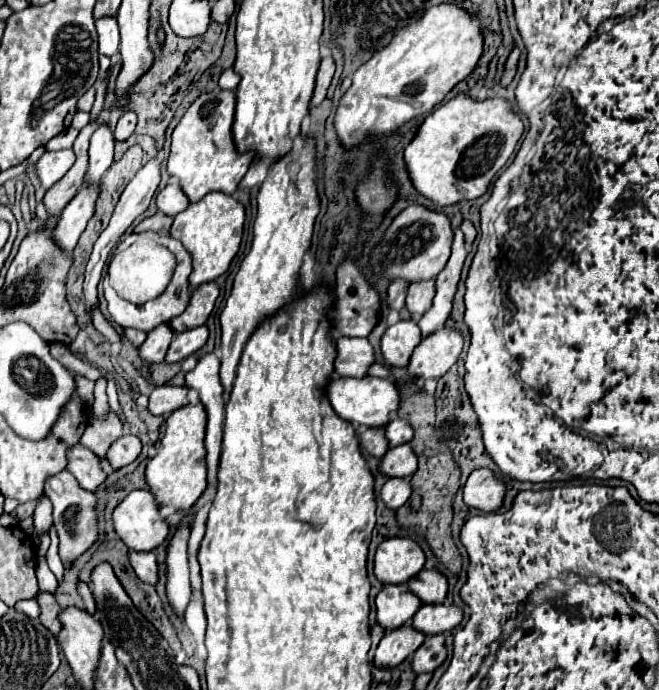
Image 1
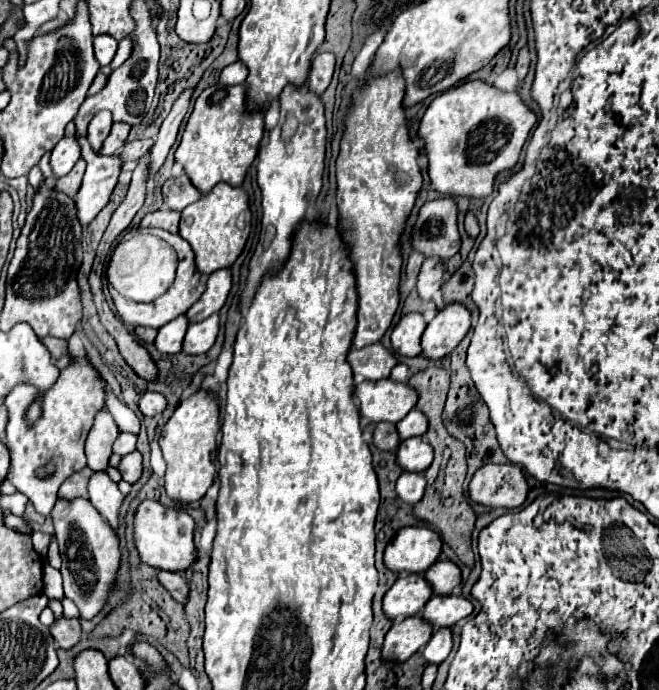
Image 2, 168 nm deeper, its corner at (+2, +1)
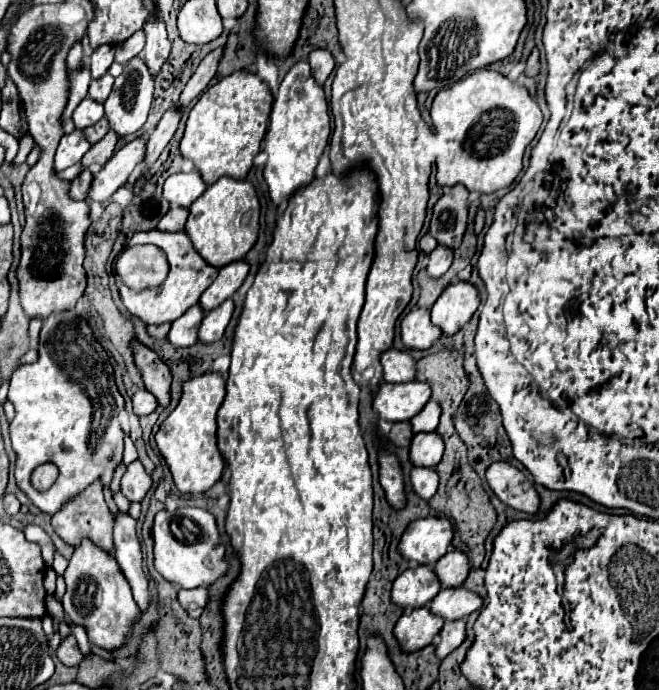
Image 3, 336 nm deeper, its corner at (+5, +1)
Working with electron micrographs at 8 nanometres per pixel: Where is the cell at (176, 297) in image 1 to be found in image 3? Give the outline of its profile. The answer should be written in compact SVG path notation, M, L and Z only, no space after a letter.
M152 230L152 244L162 246L166 256L168 256L168 260L170 260L170 272L168 272L166 282L158 290L144 290L144 292L132 292L130 288L120 284L118 292L120 292L122 304L126 306L126 310L132 316L136 316L138 320L142 320L144 324L166 324L166 322L174 322L190 306L198 304L198 298L202 296L202 292L218 276L218 270L204 262L204 258L194 250L194 246L192 246L190 238L186 236L186 232Z

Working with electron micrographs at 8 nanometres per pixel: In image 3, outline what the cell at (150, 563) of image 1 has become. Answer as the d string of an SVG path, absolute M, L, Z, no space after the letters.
M198 586L192 590L178 590L178 602L182 604L182 608L192 616L192 618L200 618L202 608L208 600L208 590L206 586Z

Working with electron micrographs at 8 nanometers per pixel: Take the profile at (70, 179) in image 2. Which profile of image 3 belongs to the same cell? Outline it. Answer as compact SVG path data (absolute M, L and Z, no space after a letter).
M84 168L84 170L70 182L70 198L72 198L72 200L86 200L90 182L92 182L92 172Z

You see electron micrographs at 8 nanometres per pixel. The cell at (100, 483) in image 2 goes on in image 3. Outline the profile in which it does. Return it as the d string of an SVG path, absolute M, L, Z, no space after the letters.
M114 514L114 554L116 560L132 586L134 600L140 610L148 606L148 580L142 572L142 554L136 538L136 522L130 514Z

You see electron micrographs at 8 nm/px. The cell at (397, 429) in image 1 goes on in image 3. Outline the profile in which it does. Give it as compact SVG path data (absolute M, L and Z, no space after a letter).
M428 400L428 404L422 408L422 412L418 416L414 416L410 420L412 424L412 432L434 432L438 426L438 418L440 418L440 406L434 400Z

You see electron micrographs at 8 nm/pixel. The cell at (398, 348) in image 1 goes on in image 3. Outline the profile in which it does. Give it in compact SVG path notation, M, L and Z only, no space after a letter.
M414 308L400 322L400 338L404 346L426 350L440 338L440 328L430 322L430 310Z

